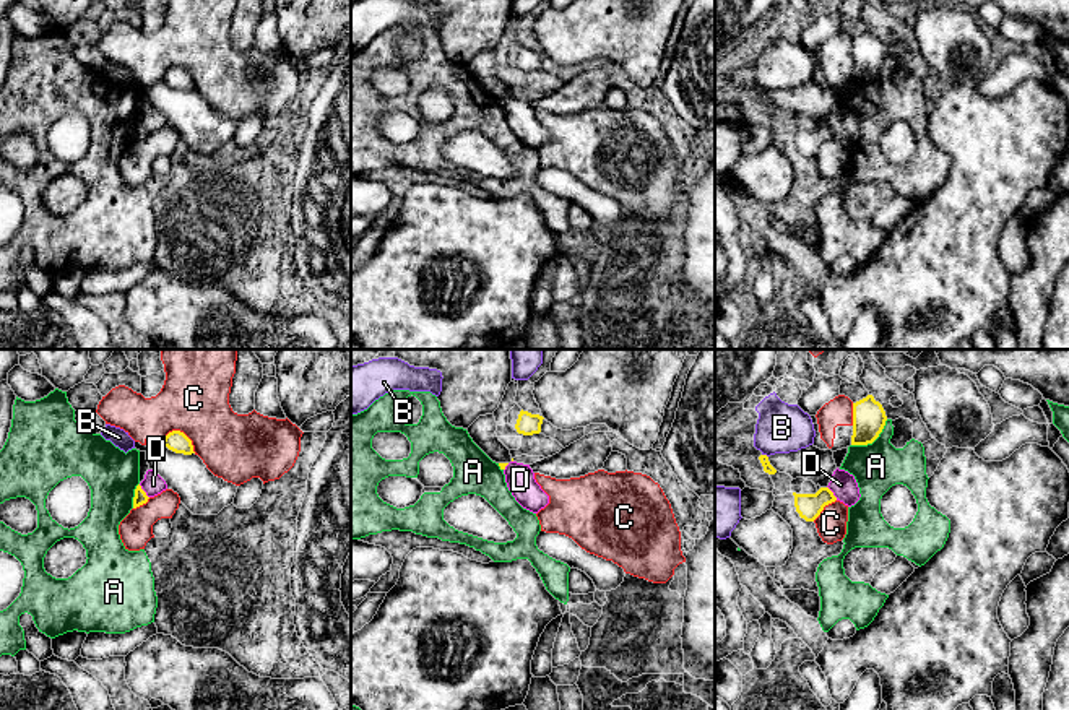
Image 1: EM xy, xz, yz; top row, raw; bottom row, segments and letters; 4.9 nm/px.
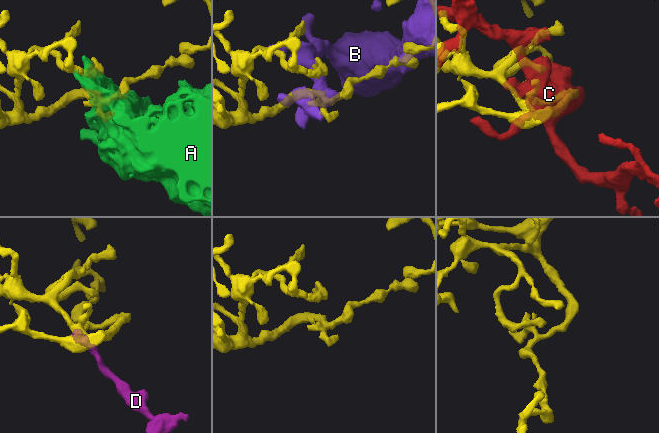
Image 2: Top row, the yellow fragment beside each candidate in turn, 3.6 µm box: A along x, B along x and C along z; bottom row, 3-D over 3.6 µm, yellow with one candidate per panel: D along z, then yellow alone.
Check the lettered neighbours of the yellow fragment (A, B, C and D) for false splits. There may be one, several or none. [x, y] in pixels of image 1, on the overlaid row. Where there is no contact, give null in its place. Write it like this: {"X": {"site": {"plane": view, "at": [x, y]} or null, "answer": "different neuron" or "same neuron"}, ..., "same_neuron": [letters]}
{"A": {"site": {"plane": "yz", "at": [873, 441]}, "answer": "different neuron"}, "B": {"site": {"plane": "yz", "at": [766, 455]}, "answer": "different neuron"}, "C": {"site": {"plane": "xy", "at": [184, 434]}, "answer": "different neuron"}, "D": {"site": {"plane": "xy", "at": [143, 491]}, "answer": "different neuron"}, "same_neuron": []}

